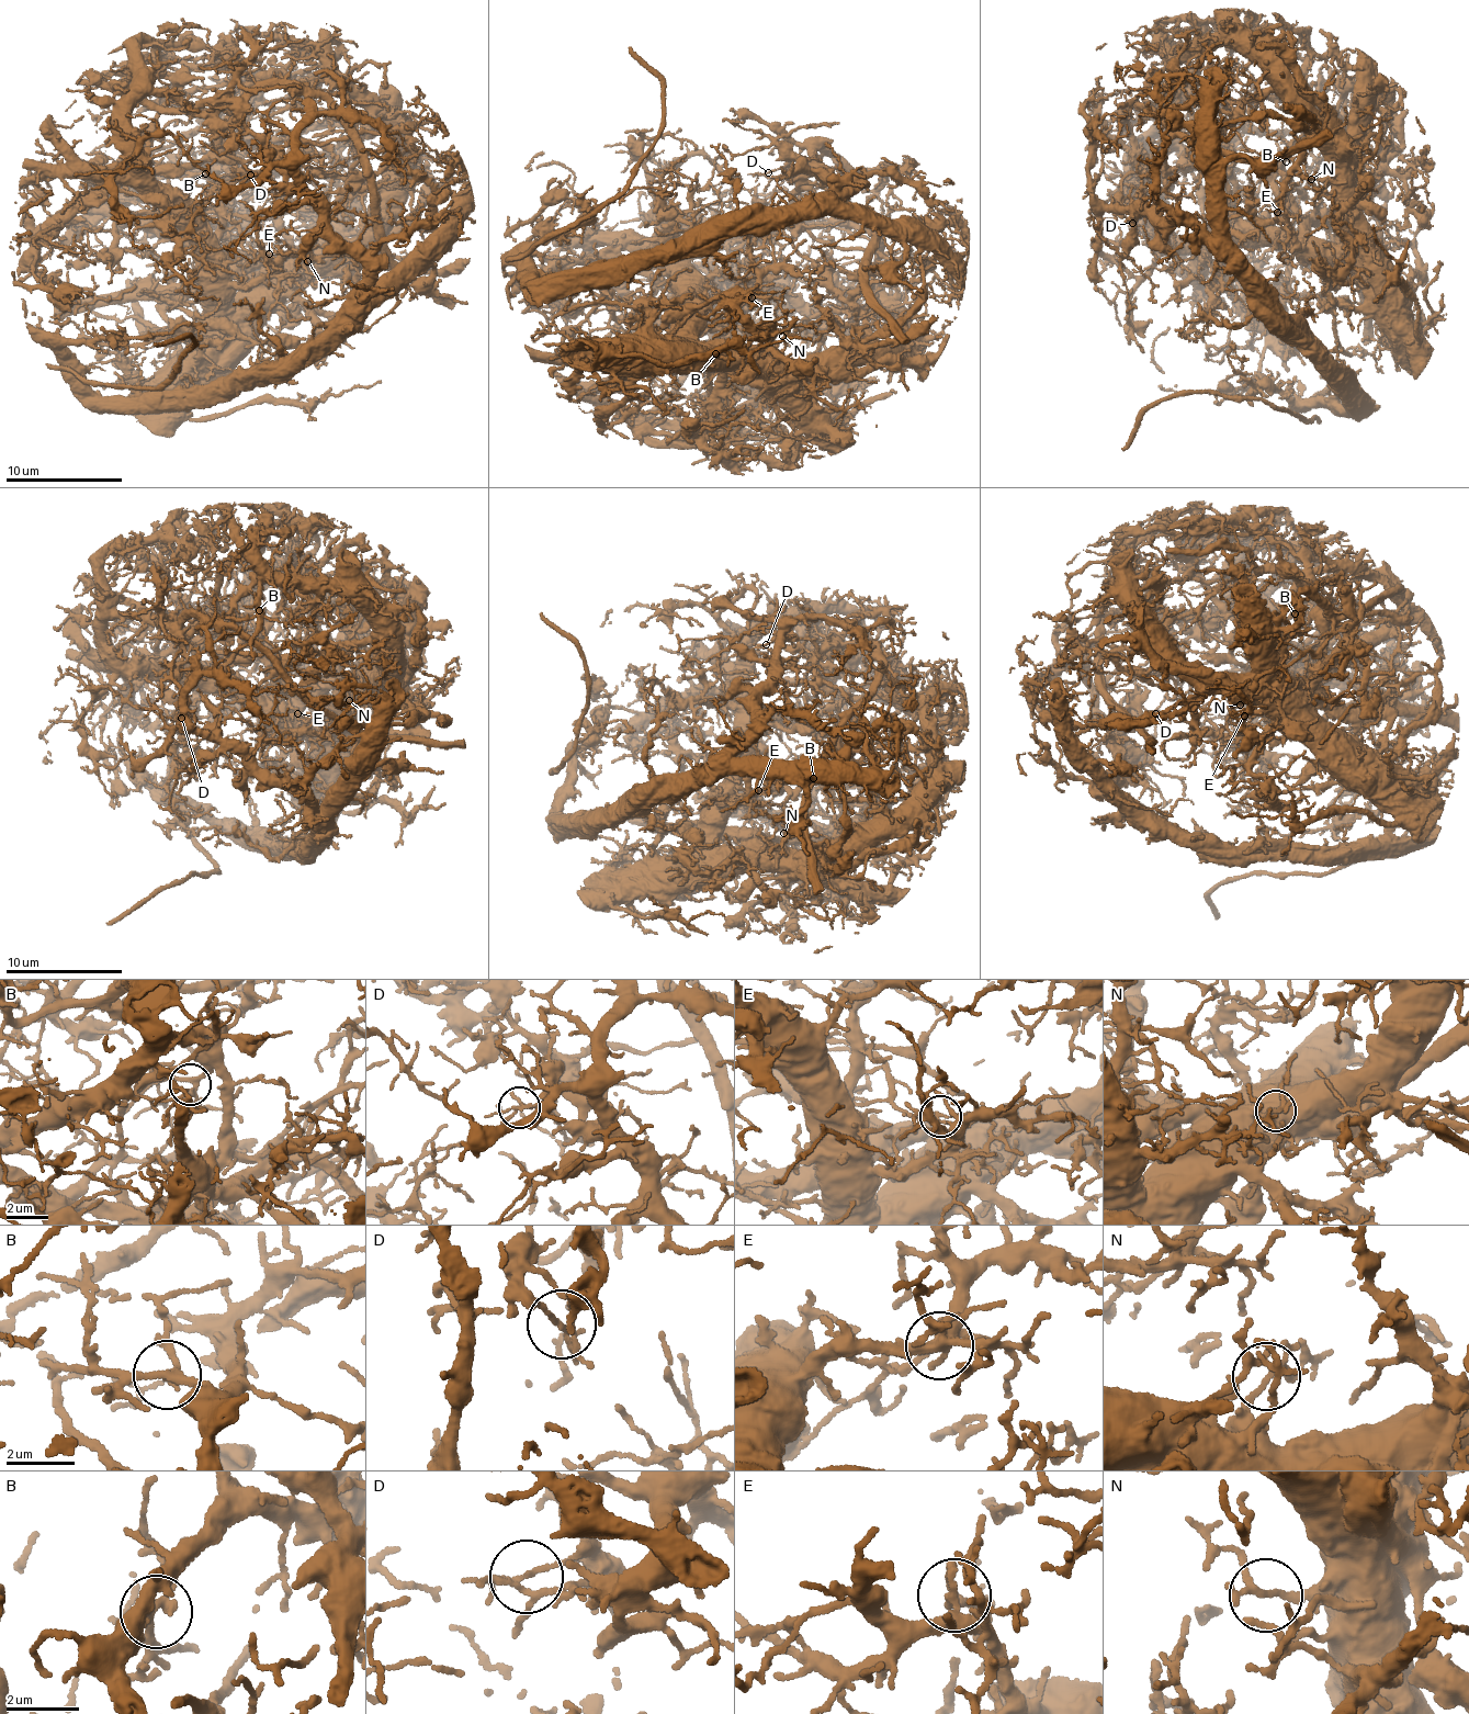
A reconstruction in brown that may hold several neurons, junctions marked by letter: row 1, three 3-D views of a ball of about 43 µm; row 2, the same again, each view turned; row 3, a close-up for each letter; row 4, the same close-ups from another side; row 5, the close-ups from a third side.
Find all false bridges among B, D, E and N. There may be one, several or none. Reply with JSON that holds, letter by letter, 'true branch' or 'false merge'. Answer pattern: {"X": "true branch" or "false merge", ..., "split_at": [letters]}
{"B": "true branch", "D": "false merge", "E": "false merge", "N": "true branch", "split_at": ["D", "E"]}

